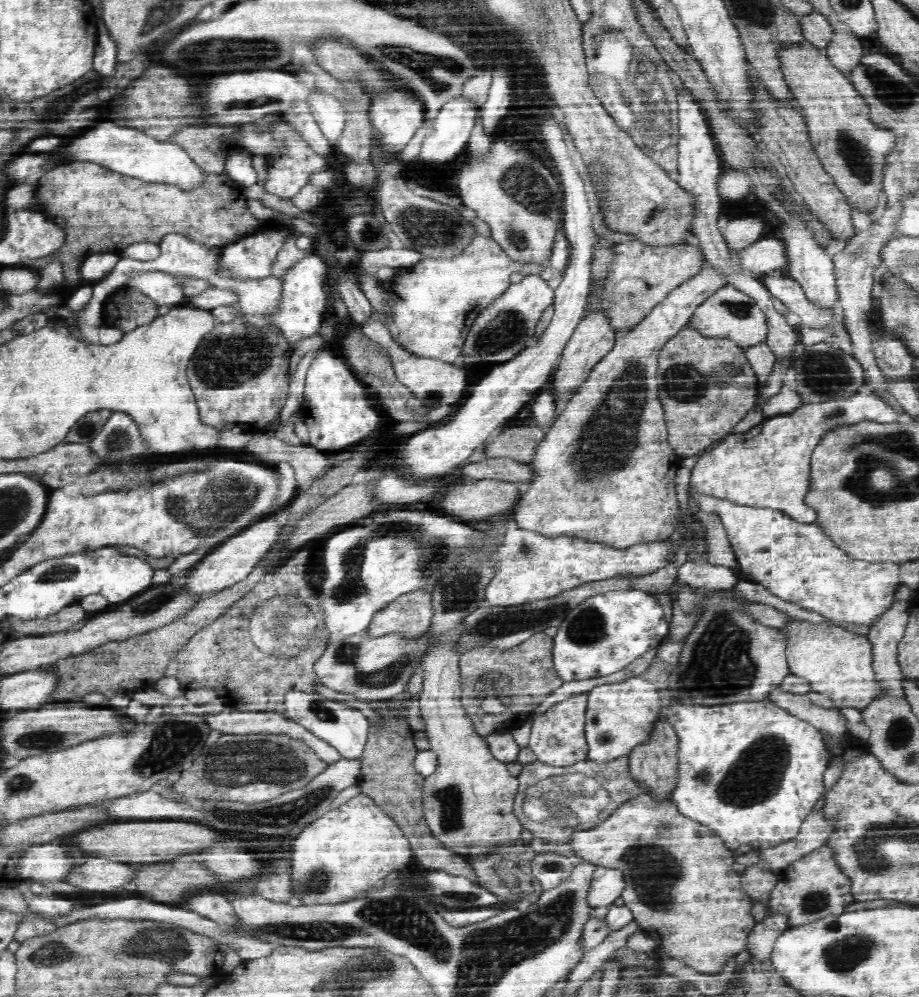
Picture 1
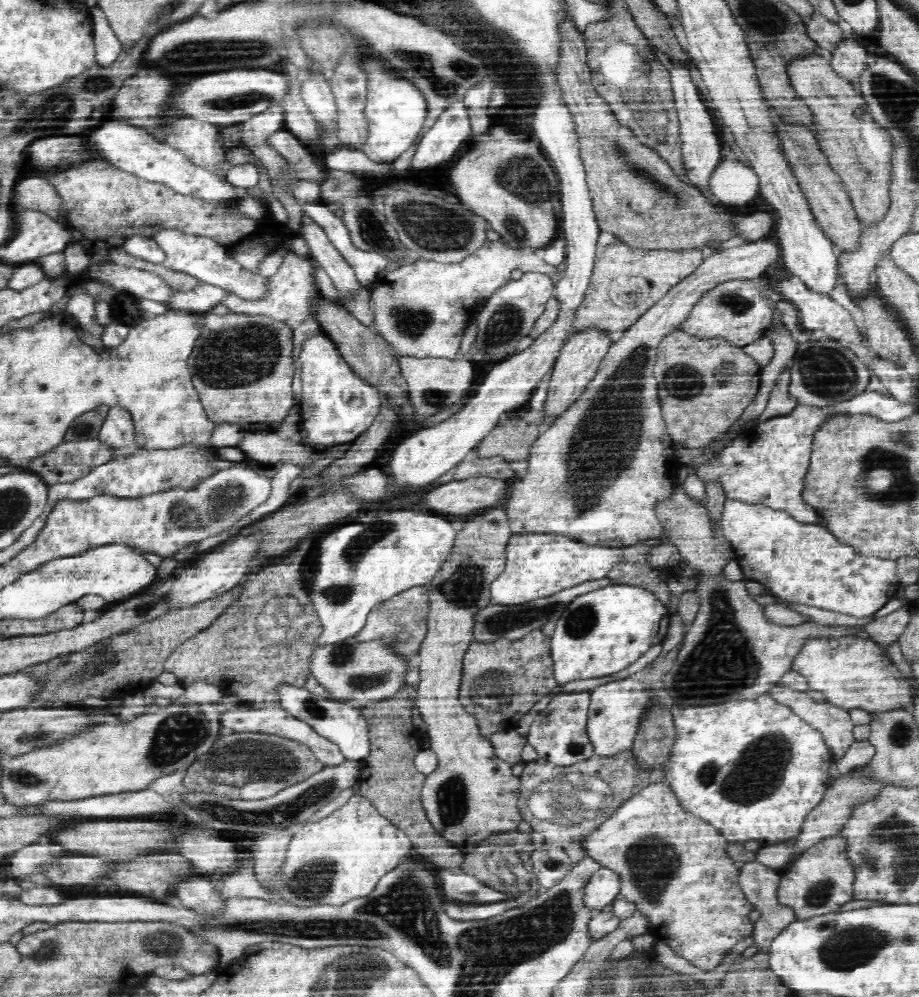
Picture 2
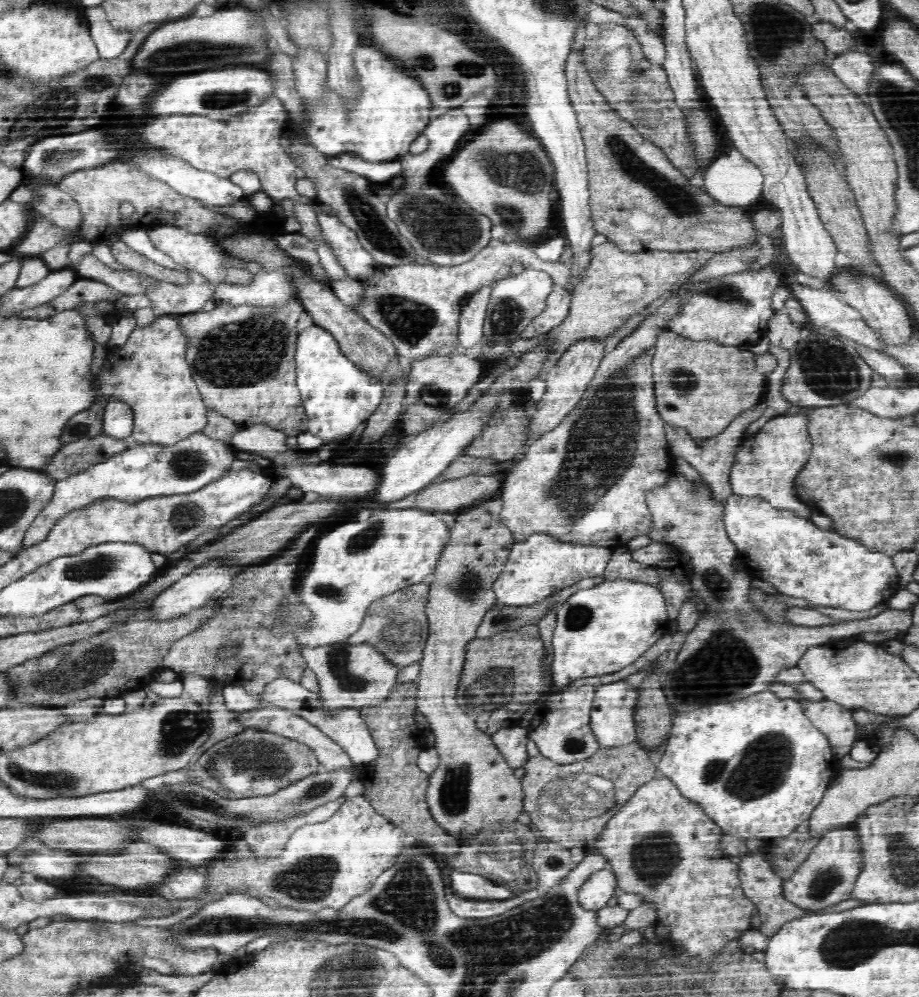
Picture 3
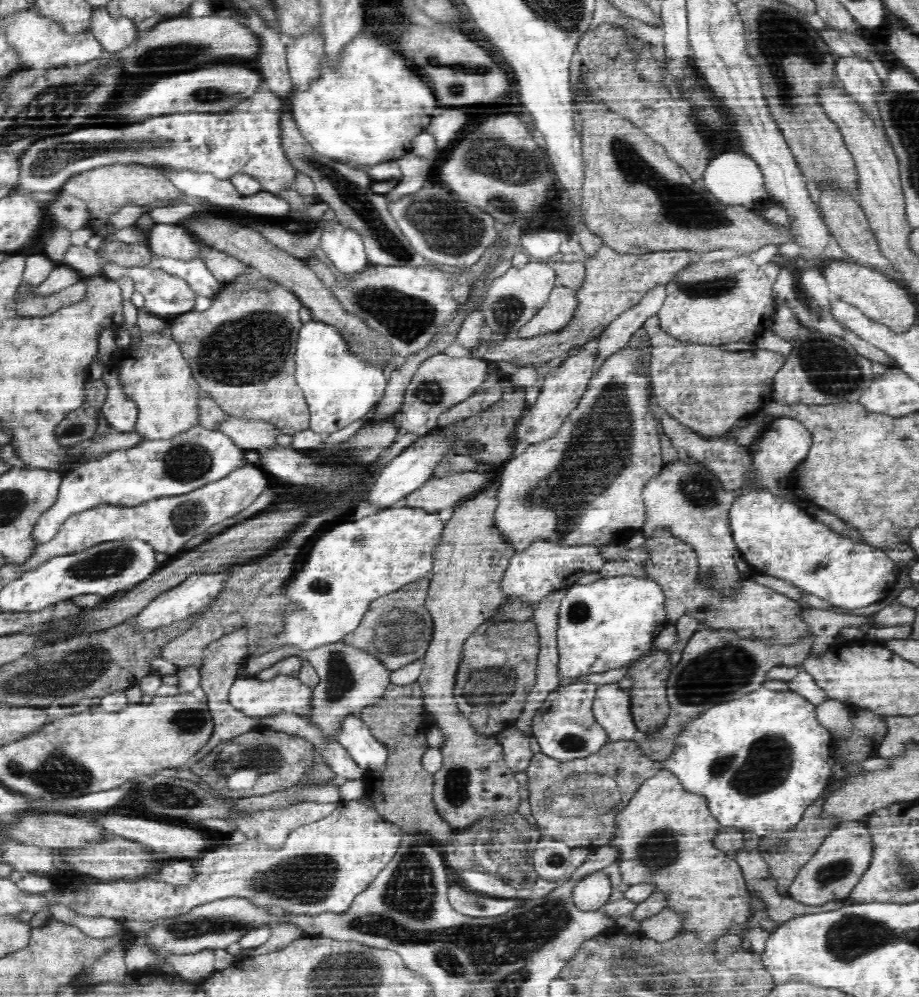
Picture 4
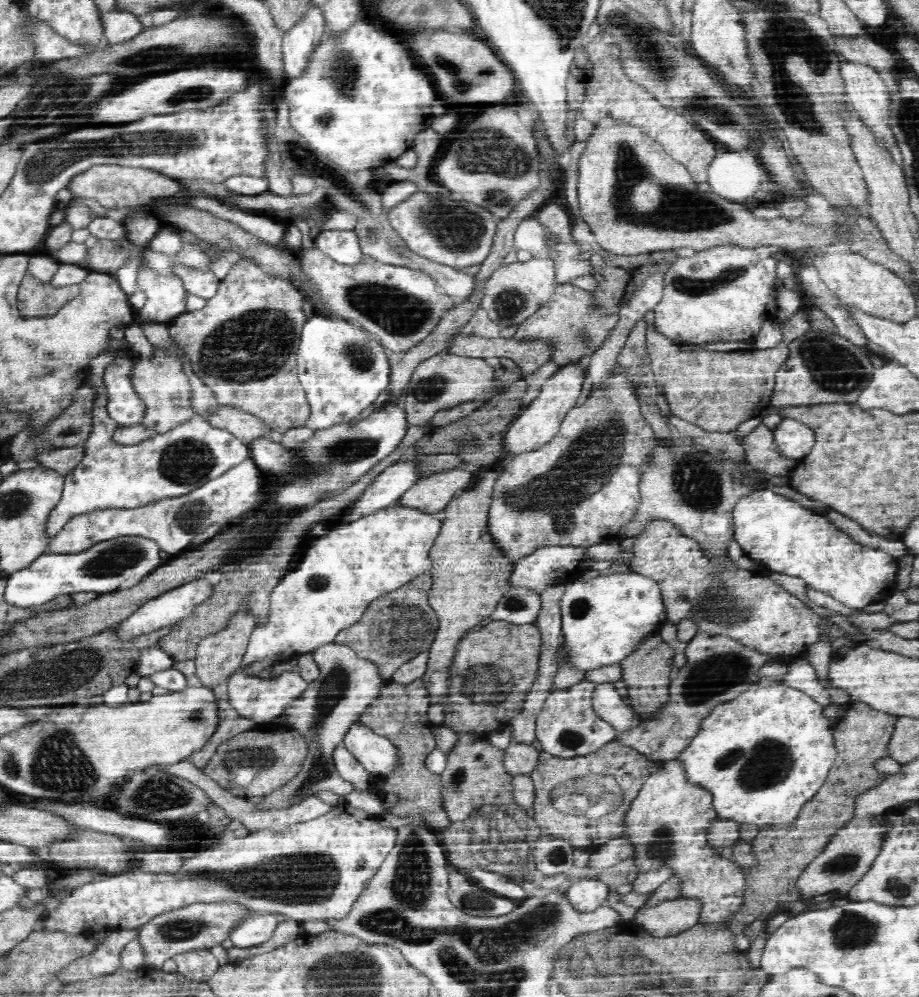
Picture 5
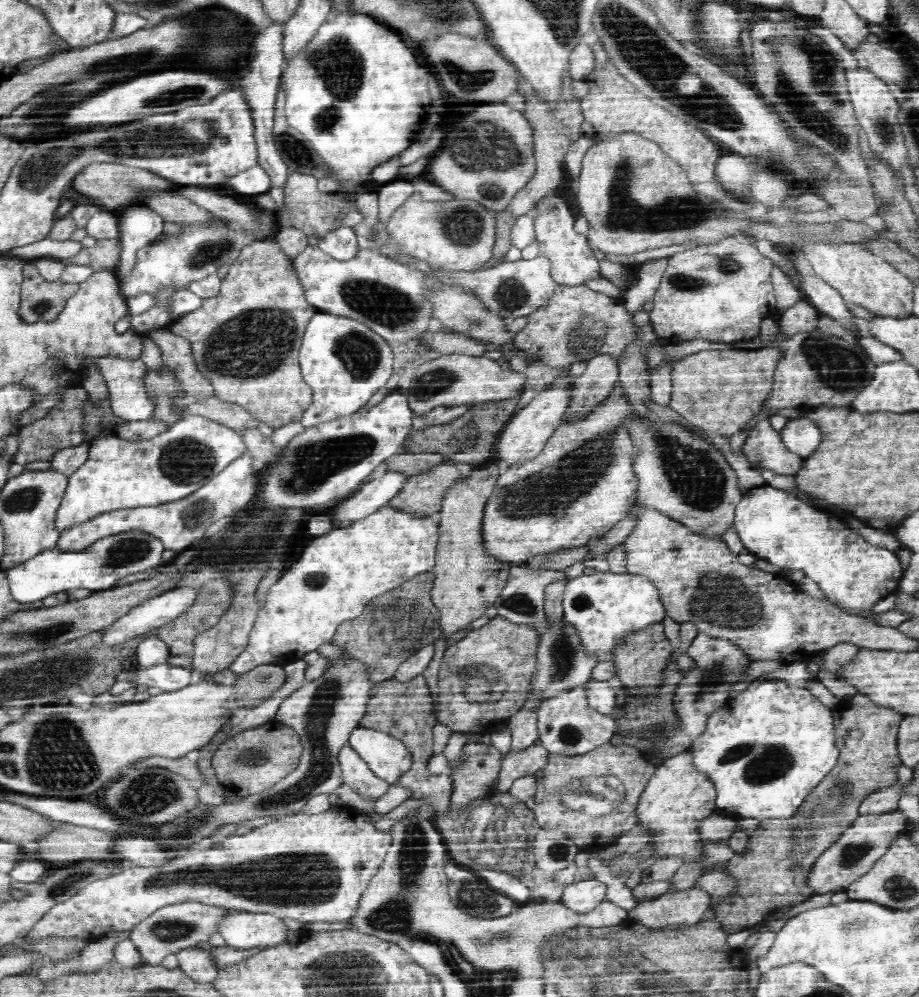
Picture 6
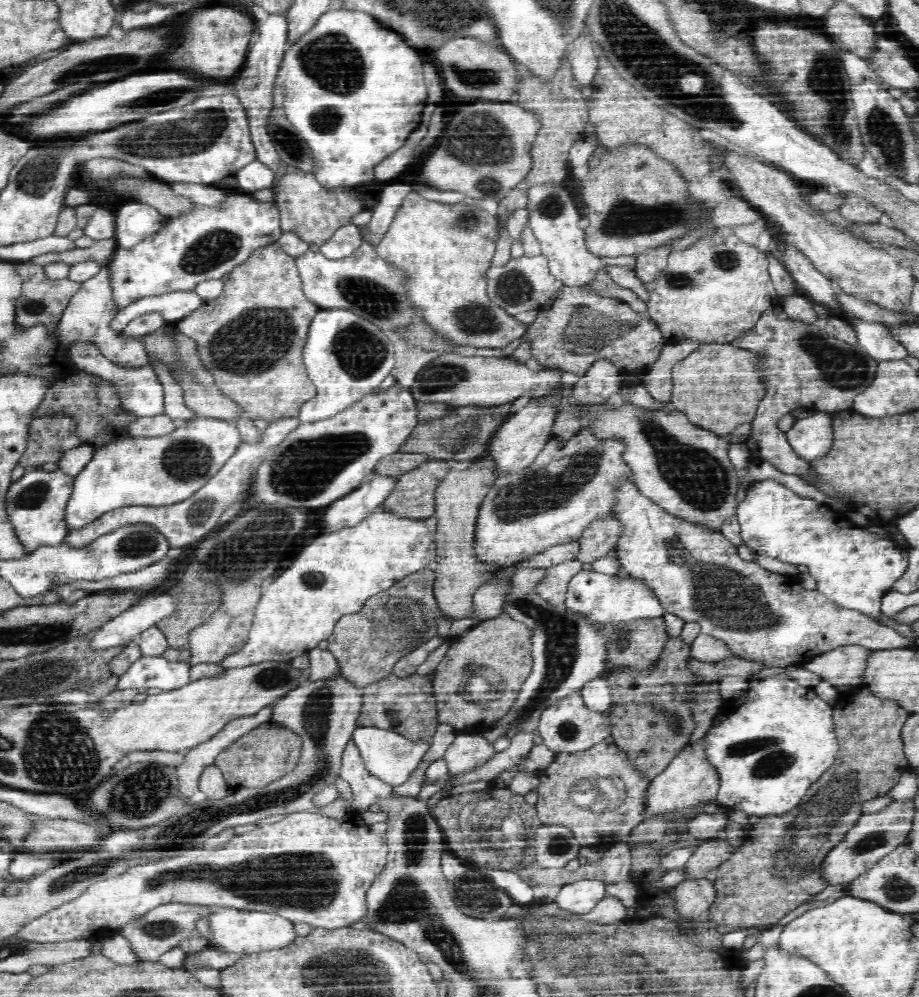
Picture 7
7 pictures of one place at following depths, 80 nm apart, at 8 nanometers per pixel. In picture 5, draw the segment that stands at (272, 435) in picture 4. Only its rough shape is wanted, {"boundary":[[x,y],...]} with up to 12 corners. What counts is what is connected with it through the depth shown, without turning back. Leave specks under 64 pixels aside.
{"boundary":[[218,405],[210,424],[234,434],[244,445],[269,437],[256,416]]}

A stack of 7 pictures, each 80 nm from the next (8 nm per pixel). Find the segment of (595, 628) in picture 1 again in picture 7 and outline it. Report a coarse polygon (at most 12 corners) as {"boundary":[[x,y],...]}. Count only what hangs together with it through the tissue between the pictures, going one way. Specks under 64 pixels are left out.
{"boundary":[[592,570],[573,576],[565,605],[604,629],[663,617],[646,583]]}

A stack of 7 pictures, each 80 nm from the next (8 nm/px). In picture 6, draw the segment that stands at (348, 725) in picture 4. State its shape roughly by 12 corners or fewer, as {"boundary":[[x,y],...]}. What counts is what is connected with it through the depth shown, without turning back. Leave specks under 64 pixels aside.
{"boundary":[[358,726],[347,743],[390,784],[413,753],[389,733]]}

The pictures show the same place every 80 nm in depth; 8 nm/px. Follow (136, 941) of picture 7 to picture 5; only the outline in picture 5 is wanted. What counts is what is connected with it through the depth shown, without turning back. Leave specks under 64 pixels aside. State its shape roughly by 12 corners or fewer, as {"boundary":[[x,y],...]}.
{"boundary":[[195,903],[138,927],[145,965],[211,949],[251,914]]}

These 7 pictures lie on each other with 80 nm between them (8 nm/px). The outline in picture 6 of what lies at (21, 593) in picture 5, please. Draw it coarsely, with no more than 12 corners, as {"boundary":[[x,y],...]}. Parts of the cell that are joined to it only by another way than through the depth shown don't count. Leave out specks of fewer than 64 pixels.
{"boundary":[[141,530],[76,552],[42,550],[4,569],[13,599],[113,589],[164,563]]}

